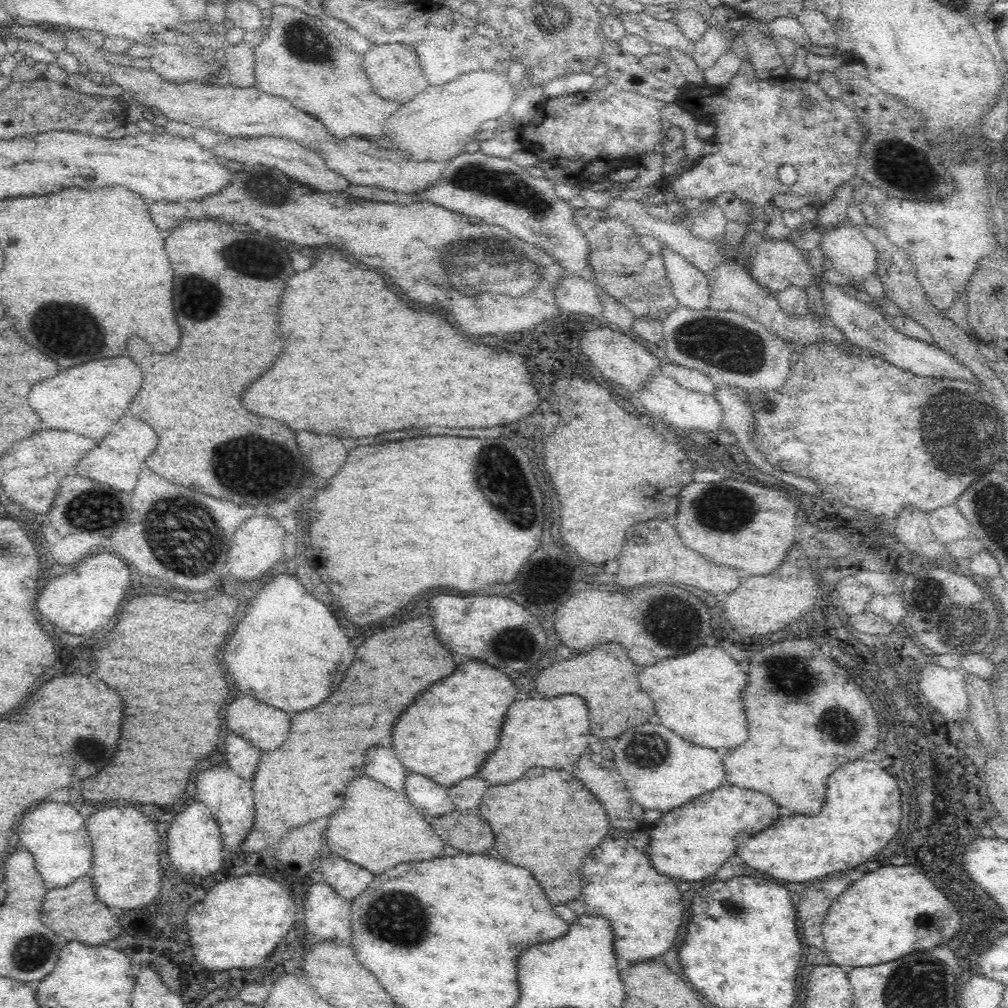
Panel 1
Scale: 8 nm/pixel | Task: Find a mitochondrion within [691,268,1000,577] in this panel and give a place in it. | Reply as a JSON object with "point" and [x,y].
{"point":[961,434]}

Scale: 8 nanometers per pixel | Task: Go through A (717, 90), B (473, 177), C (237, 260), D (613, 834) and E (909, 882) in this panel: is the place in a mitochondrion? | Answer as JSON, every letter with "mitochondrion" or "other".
{"A":"other","B":"mitochondrion","C":"mitochondrion","D":"other","E":"other"}

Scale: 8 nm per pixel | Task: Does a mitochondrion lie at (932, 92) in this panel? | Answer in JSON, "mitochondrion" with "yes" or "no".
{"mitochondrion":"no"}

